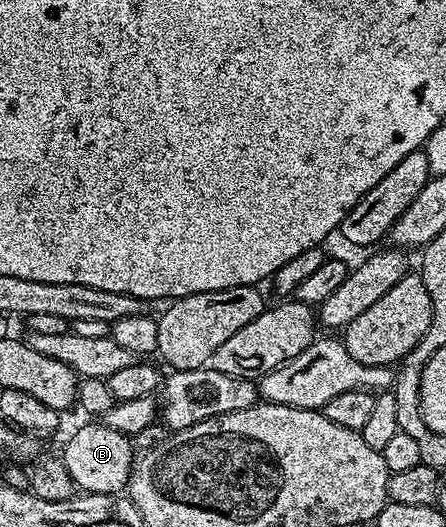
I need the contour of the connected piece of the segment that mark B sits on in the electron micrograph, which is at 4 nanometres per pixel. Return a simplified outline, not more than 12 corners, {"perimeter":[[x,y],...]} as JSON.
{"perimeter":[[90,422],[60,453],[75,489],[118,494],[136,467],[131,437]]}

